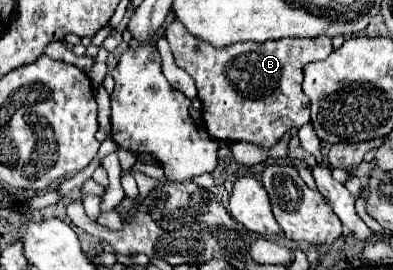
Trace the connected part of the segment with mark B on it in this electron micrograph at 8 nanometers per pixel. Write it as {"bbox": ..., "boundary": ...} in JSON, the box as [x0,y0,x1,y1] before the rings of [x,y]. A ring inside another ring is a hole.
{"bbox":[165,21,331,147],"boundary":[[[171,21],[165,29],[165,37],[173,51],[175,63],[185,69],[197,83],[197,97],[203,103],[201,115],[211,137],[221,141],[249,141],[259,147],[273,147],[293,127],[307,125],[309,119],[309,97],[303,93],[303,67],[311,61],[325,59],[331,51],[331,39],[321,35],[317,39],[281,39],[269,43],[235,43],[227,47],[213,47],[193,37],[183,23]]]}

